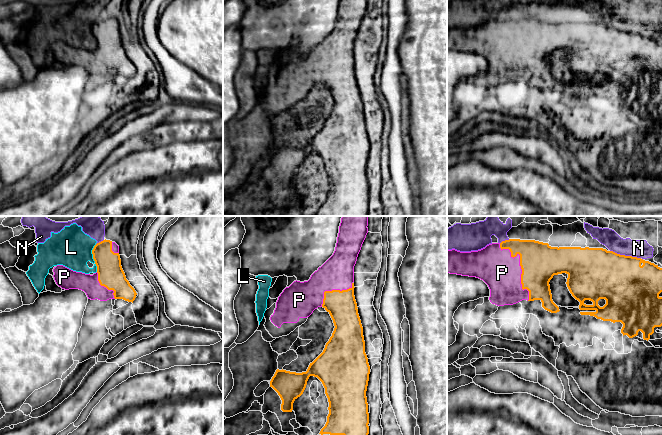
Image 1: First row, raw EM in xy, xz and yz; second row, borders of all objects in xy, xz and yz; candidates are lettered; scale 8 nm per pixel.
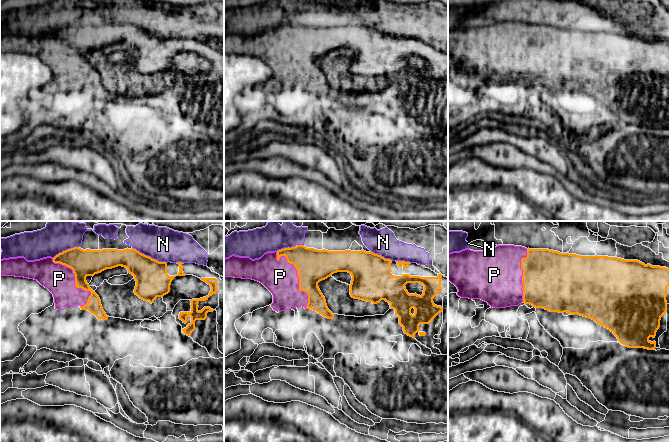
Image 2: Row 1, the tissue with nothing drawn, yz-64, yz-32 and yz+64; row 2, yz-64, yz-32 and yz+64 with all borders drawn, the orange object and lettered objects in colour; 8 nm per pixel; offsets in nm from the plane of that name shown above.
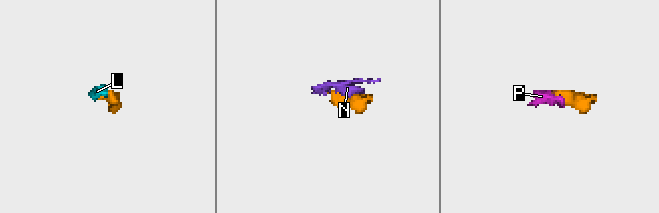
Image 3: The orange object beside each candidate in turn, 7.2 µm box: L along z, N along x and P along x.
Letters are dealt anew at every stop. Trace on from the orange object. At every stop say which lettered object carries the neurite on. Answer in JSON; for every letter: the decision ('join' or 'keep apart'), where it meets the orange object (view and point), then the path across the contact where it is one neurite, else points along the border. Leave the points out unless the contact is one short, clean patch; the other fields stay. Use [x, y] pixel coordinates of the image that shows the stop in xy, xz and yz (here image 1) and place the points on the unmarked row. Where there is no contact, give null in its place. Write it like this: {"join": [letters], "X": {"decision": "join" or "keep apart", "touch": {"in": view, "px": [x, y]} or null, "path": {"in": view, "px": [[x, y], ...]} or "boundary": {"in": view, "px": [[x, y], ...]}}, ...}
{"join": ["P"], "L": {"decision": "keep apart", "touch": {"in": "xy", "px": [93, 34]}, "boundary": {"in": "xy", "px": [[95, 20], [92, 26], [92, 34], [97, 47]]}}, "N": {"decision": "keep apart", "touch": {"in": "yz", "px": [624, 31]}}, "P": {"decision": "join", "touch": {"in": "yz", "px": [520, 41]}}}

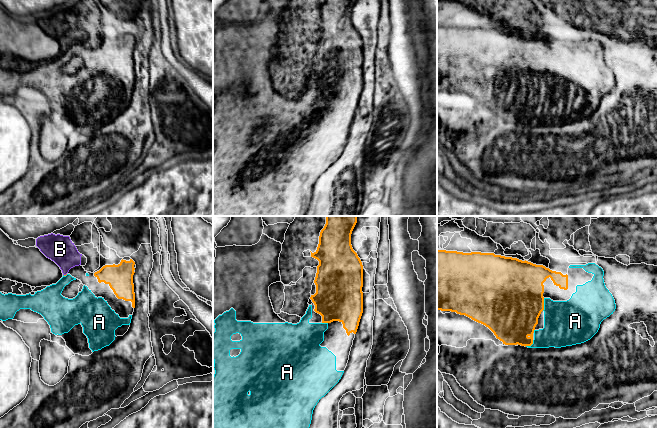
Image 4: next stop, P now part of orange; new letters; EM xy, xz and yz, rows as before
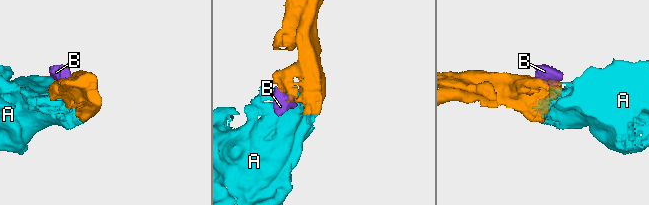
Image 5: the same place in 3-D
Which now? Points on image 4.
{"join": ["A"], "A": {"decision": "join", "touch": {"in": "yz", "px": [543, 80]}}, "B": {"decision": "keep apart", "touch": {"in": "xy", "px": [66, 50]}, "boundary": {"in": "xy", "px": [[66, 49], [64, 51]]}}}

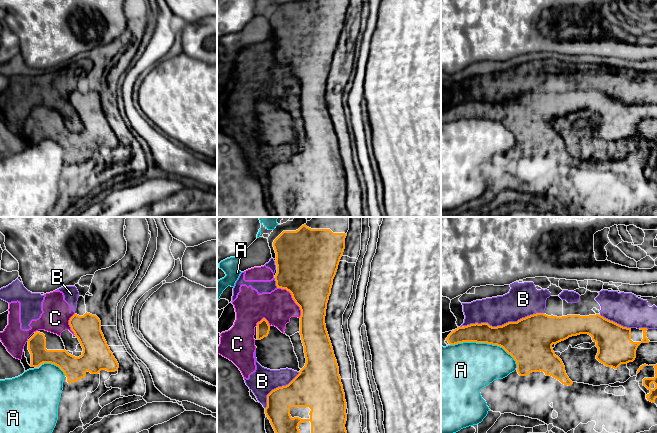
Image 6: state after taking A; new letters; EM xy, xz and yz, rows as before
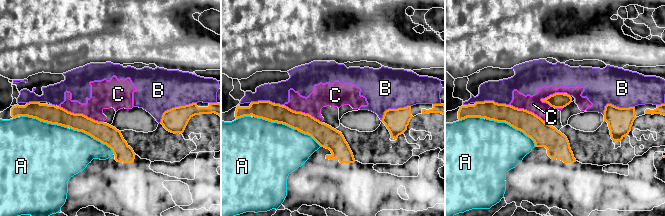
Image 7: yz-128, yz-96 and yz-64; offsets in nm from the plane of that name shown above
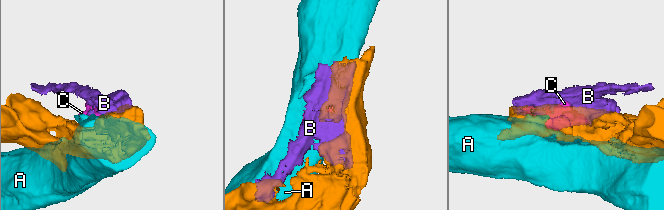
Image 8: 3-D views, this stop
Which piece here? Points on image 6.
{"join": [], "A": {"decision": "keep apart", "touch": {"in": "yz", "px": [486, 118]}}, "B": {"decision": "keep apart", "touch": {"in": "yz", "px": [504, 100]}}, "C": {"decision": "keep apart", "touch": {"in": "xz", "px": [293, 75]}}}

